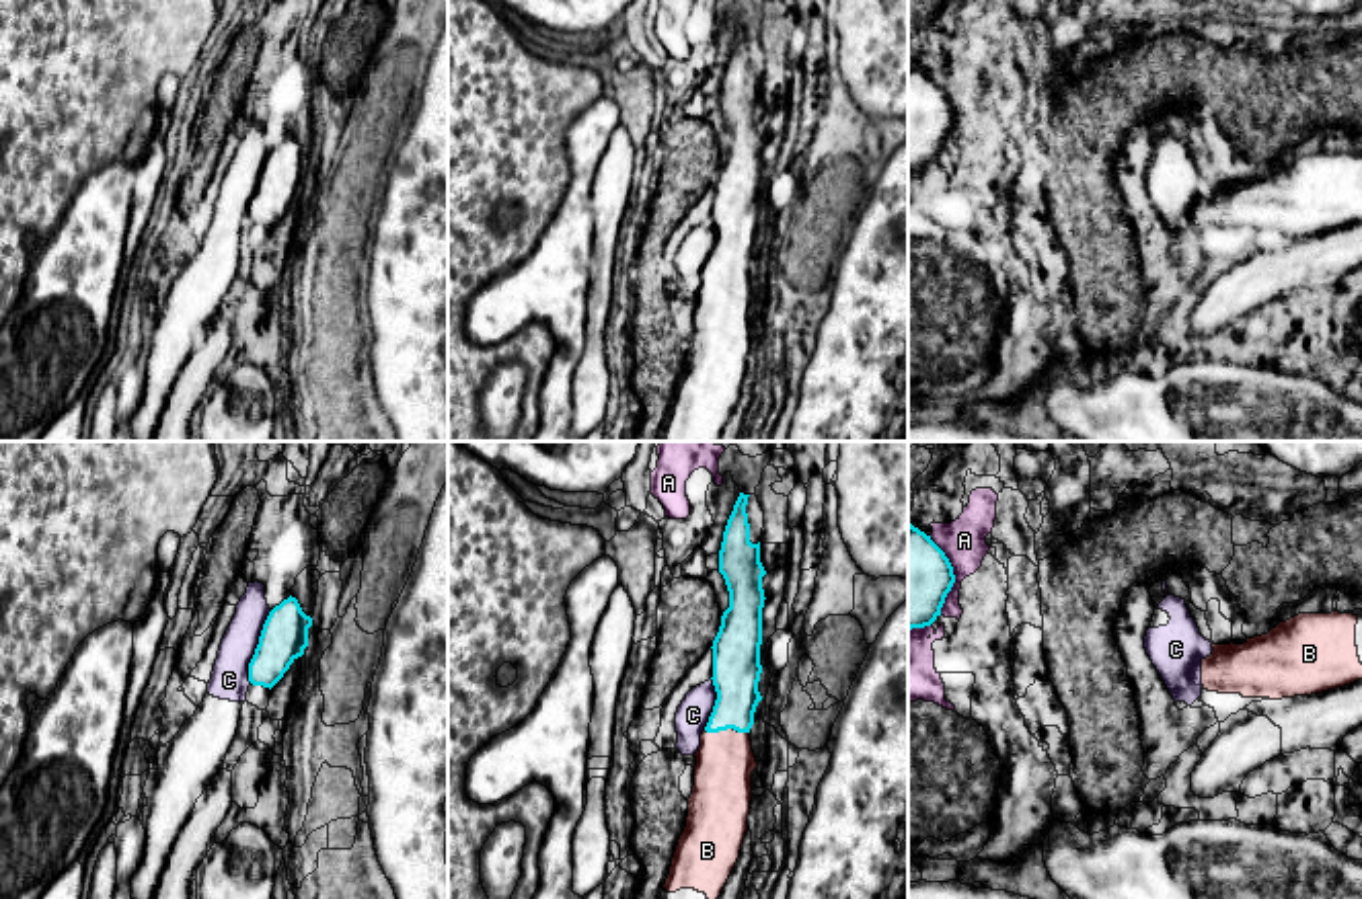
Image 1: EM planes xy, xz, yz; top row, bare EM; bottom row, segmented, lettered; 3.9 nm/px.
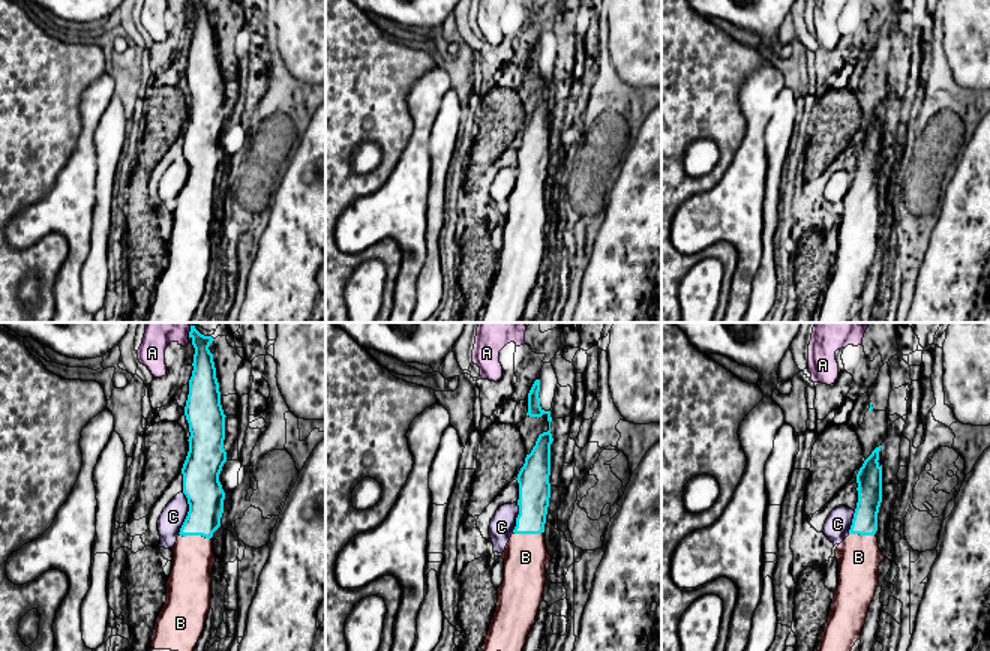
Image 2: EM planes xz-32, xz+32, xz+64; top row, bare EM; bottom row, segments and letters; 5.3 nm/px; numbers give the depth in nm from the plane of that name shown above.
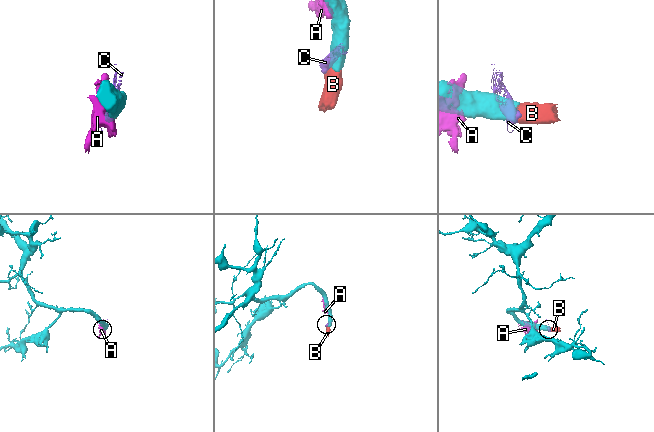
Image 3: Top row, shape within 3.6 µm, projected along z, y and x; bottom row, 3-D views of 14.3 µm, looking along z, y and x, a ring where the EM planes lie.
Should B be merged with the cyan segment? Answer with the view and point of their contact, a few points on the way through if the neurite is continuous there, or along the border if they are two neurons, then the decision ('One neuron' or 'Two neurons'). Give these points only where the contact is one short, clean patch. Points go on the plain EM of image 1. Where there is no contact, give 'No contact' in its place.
Touches cyan at xz (728, 267). Path across: xz (736, 206), (736, 245), (728, 267), (722, 331). One neuron

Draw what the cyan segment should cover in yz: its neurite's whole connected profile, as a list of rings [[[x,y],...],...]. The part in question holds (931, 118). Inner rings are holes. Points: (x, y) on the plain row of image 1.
[[[908,62],[908,170],[931,166],[955,123],[945,92]]]

